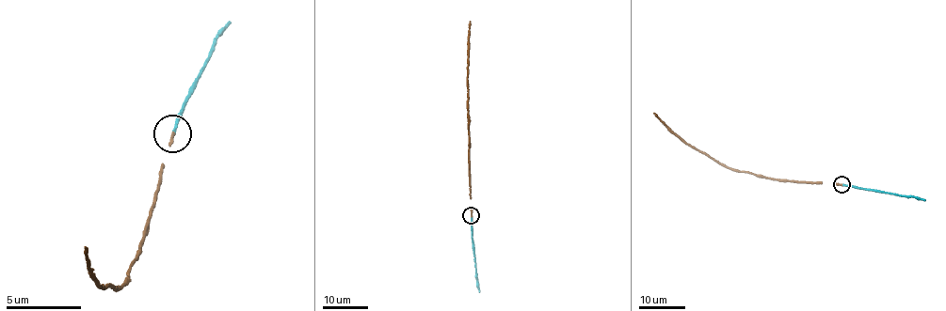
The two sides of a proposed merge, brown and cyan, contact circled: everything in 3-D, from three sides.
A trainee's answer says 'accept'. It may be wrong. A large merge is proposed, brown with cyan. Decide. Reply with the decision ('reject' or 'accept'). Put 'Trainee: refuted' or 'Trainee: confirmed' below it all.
accept
Trainee: confirmed

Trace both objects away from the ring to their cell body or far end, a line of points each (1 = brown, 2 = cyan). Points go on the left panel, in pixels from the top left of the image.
1: (171, 134), (147, 236), (137, 259), (130, 263), (124, 287), (98, 289), (84, 246)
2: (175, 134), (184, 96), (209, 60), (219, 28), (229, 24)

